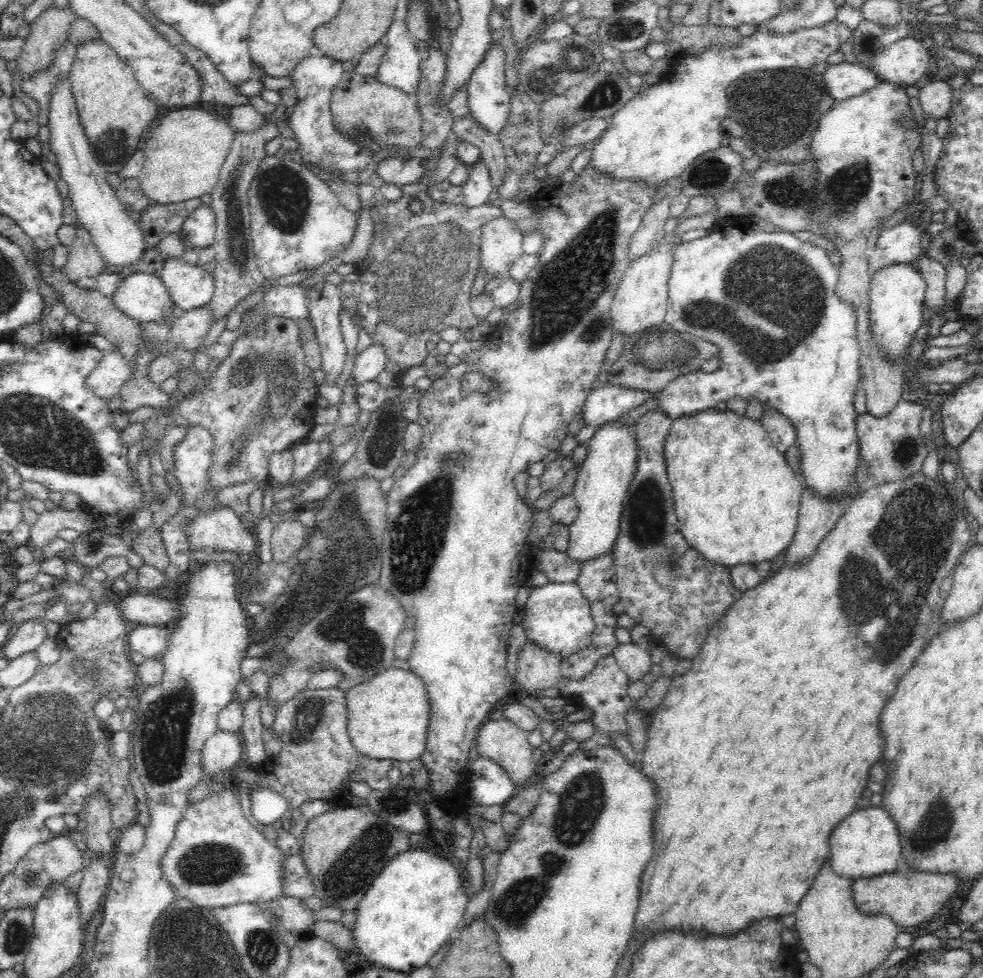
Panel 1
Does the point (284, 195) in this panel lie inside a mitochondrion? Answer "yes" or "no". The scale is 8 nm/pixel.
yes

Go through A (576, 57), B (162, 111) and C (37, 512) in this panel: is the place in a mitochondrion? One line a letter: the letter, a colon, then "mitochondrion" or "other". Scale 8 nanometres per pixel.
A: mitochondrion
B: other
C: other

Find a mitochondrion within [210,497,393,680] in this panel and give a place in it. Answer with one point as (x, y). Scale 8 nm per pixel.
(346, 626)

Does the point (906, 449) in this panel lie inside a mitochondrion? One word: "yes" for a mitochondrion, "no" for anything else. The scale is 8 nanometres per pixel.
yes

